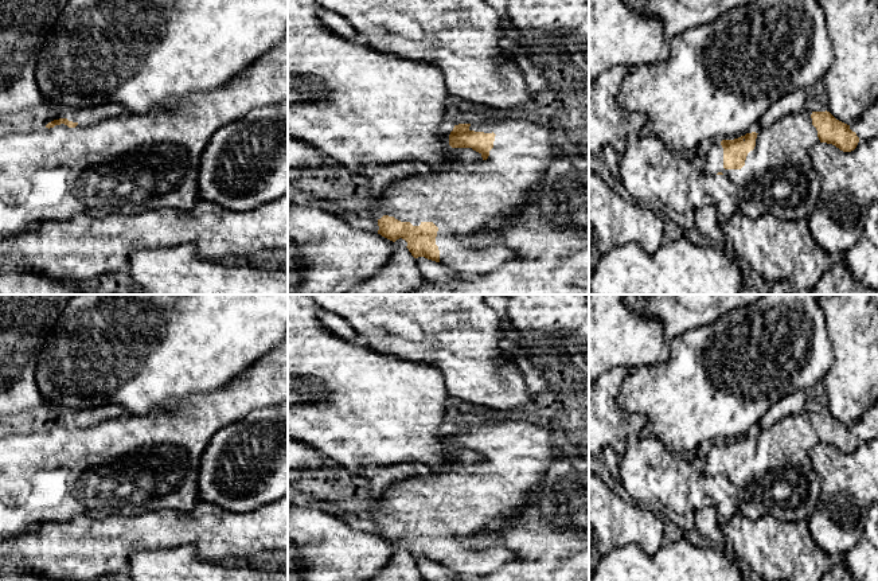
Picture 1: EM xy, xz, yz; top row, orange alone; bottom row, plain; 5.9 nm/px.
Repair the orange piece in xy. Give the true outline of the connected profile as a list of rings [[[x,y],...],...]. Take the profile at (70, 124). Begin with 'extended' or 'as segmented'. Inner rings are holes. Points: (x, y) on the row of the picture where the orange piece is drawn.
extended | [[[288,32],[284,40],[260,56],[254,65],[226,85],[207,93],[167,97],[143,114],[99,121],[90,126],[59,118],[40,130],[17,132],[0,137],[0,241],[34,229],[47,218],[75,215],[134,215],[157,208],[190,211],[198,200],[200,156],[212,134],[225,124],[245,117],[250,110],[276,106],[288,100]]]

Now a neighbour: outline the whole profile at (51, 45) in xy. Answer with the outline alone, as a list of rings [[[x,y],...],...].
[[[69,0],[38,54],[35,78],[54,120],[67,118],[74,110],[117,102],[132,114],[143,114],[167,97],[212,91],[247,70],[260,56],[278,46],[288,34],[288,0]]]

